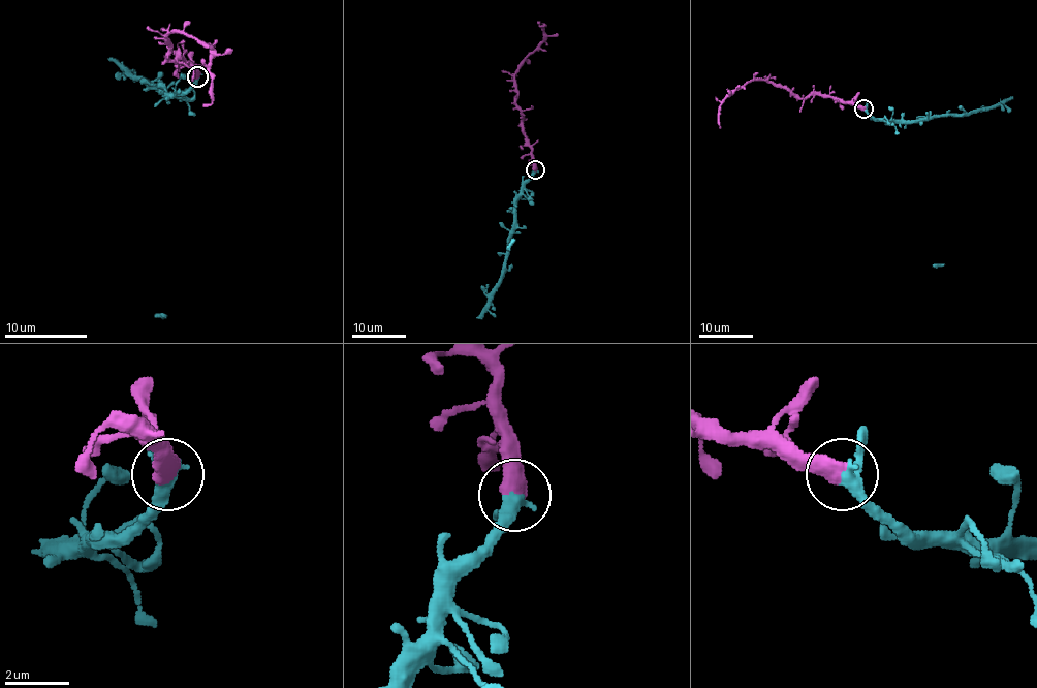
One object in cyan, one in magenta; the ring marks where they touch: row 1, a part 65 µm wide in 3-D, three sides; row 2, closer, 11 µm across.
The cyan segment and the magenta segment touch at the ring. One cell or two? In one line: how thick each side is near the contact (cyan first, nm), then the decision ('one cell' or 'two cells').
calibres 320 and 550 nm; one cell

